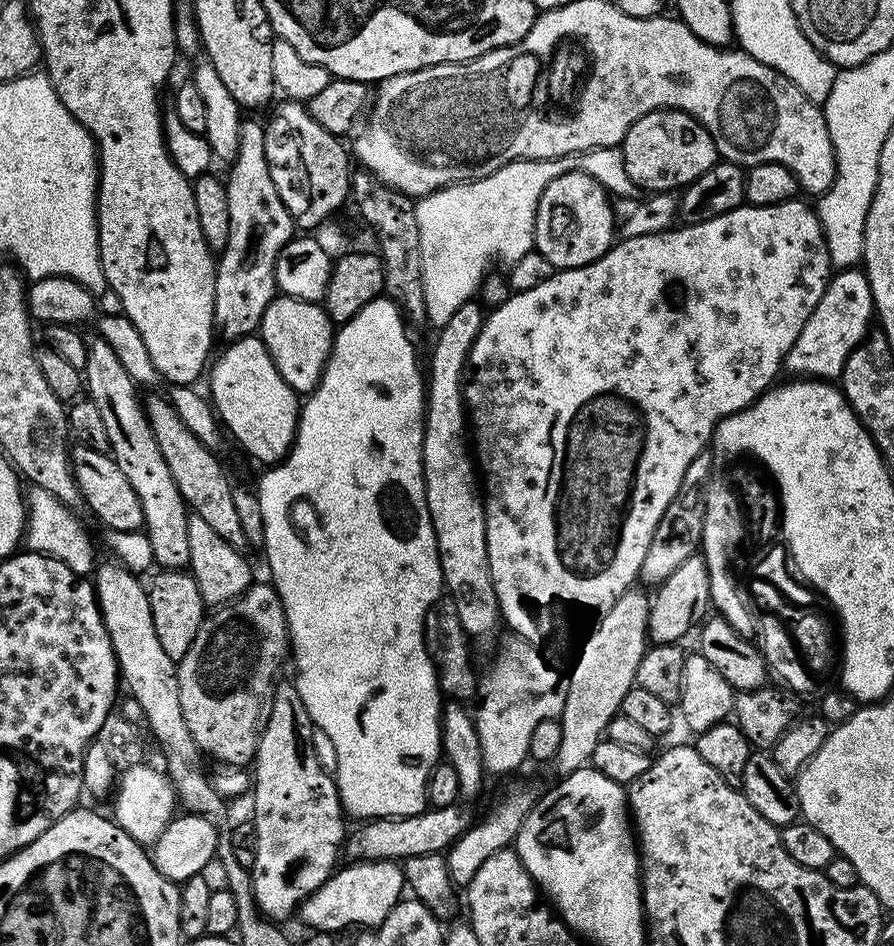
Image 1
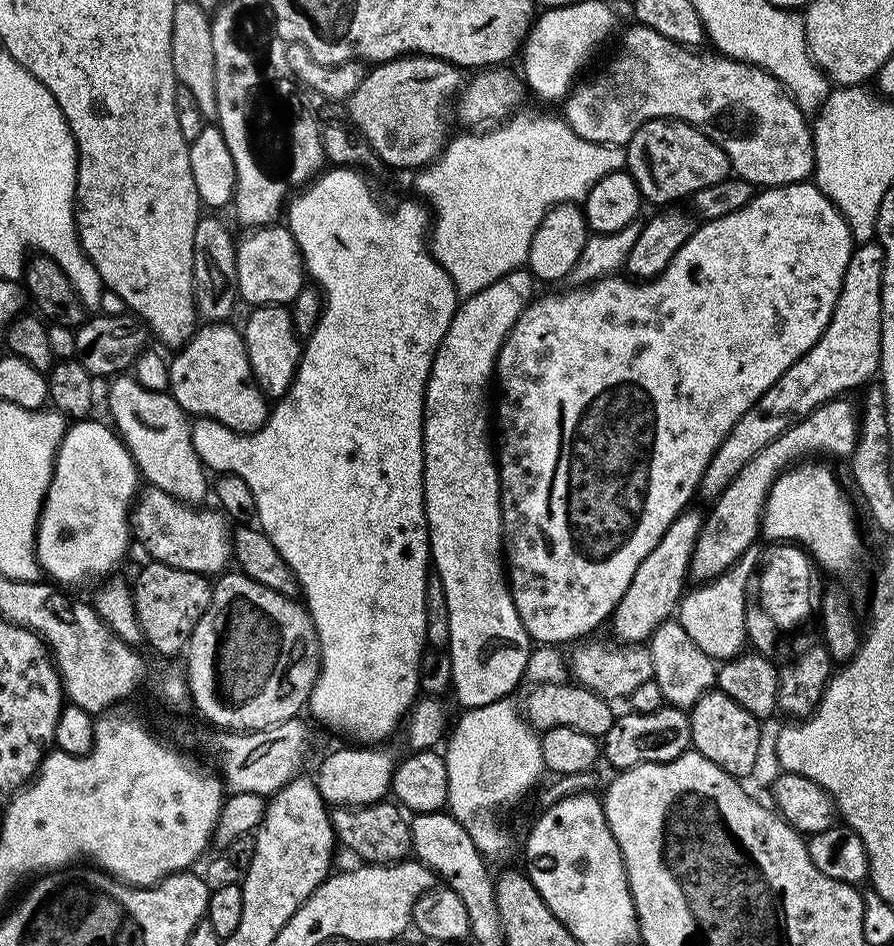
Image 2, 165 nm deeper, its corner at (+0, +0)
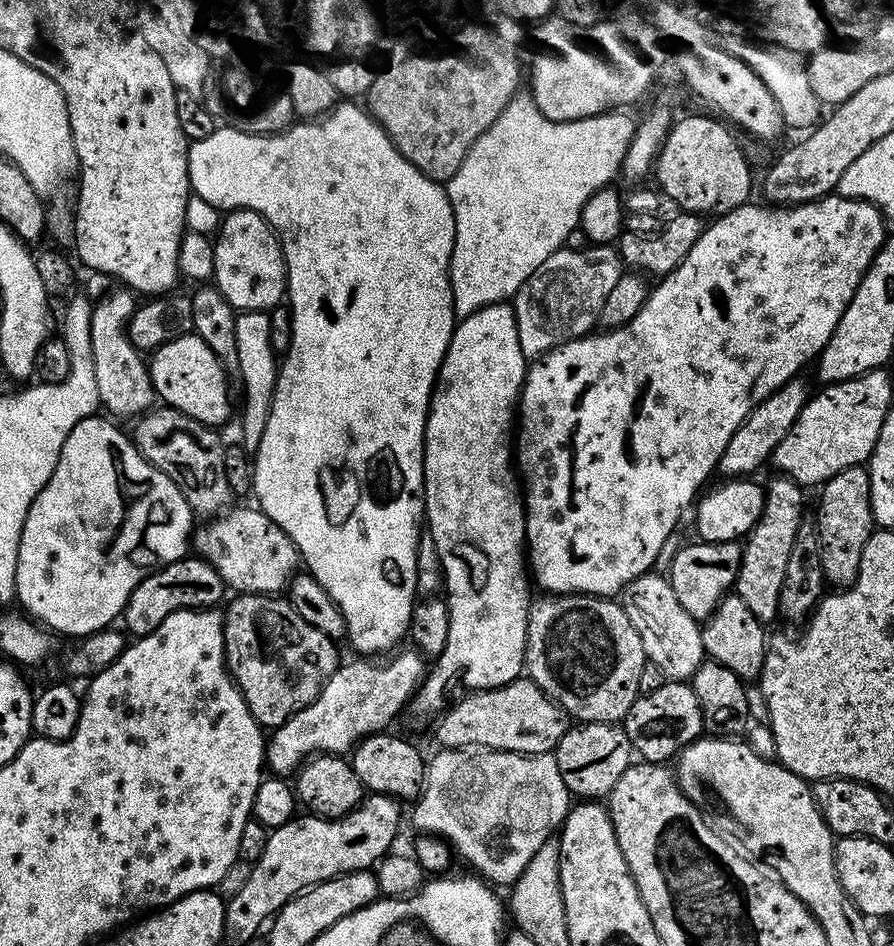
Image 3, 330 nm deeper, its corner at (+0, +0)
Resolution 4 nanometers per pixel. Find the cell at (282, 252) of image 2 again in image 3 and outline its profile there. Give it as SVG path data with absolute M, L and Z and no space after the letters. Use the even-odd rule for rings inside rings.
M237 208L221 219L214 236L211 279L228 305L240 312L268 312L285 299L286 273L280 237L259 212Z

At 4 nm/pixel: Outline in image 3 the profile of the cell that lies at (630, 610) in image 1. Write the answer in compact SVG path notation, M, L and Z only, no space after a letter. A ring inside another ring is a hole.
M793 378L787 380L781 388L776 389L772 395L766 399L759 401L756 407L753 408L750 415L740 423L740 428L730 438L730 442L726 446L724 453L720 455L719 471L724 471L723 474L728 478L740 478L745 474L752 474L752 471L759 466L763 460L767 461L772 453L776 451L778 442L782 442L782 438L786 438L786 434L794 426L794 422L798 418L798 414L808 405L810 399L810 391L808 392L808 384L801 378Z

